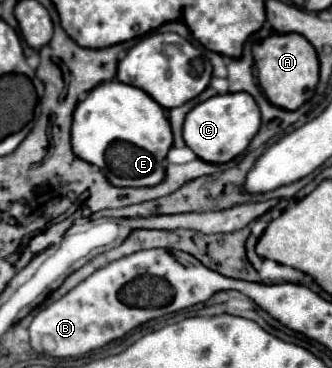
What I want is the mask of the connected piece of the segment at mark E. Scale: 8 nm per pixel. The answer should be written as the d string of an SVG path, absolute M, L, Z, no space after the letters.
M119 81L97 85L73 113L73 153L97 165L115 187L155 187L165 179L165 157L173 145L171 125L163 107L145 91Z

